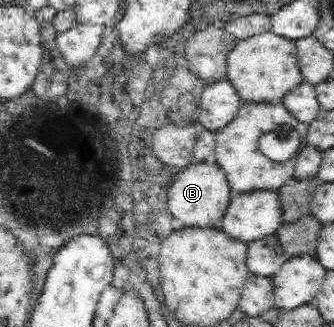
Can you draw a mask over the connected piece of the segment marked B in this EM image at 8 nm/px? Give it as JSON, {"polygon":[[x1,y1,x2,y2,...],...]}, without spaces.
{"polygon":[[215,156,205,162,192,164,182,173,175,173,168,188,168,211,172,219,184,223,186,229,214,228,220,230,223,214,229,205,229,193,226,176,219,169]]}

